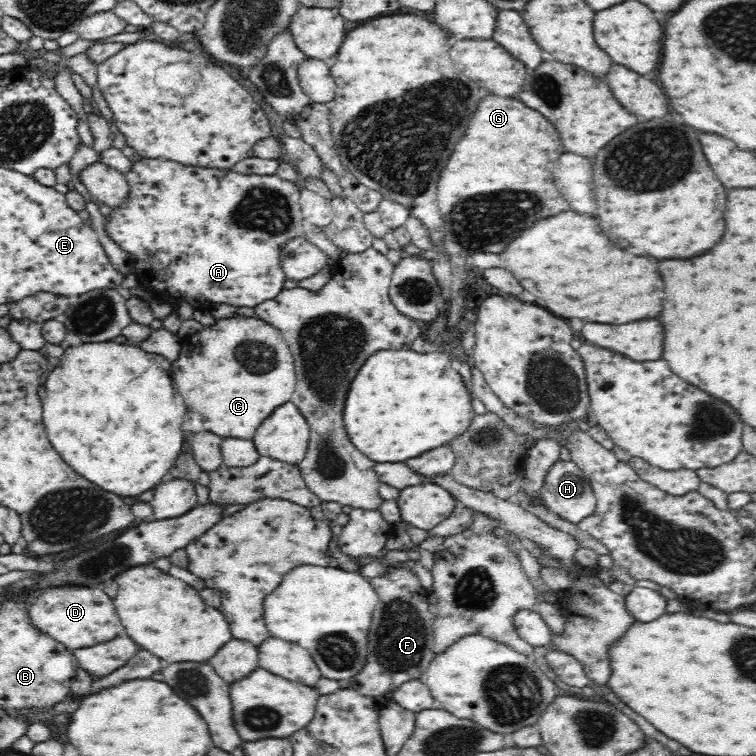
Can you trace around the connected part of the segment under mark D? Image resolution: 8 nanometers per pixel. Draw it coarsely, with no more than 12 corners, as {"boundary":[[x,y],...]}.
{"boundary":[[98,586],[42,590],[34,630],[70,650],[125,634]]}

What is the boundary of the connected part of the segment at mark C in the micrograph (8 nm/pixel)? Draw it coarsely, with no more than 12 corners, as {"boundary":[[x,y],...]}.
{"boundary":[[258,318],[179,339],[204,430],[253,440],[291,400],[293,356]]}

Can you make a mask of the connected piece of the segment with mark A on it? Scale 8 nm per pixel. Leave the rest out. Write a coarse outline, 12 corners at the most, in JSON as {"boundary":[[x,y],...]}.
{"boundary":[[159,158],[106,238],[172,307],[256,308],[302,236],[279,176]]}

